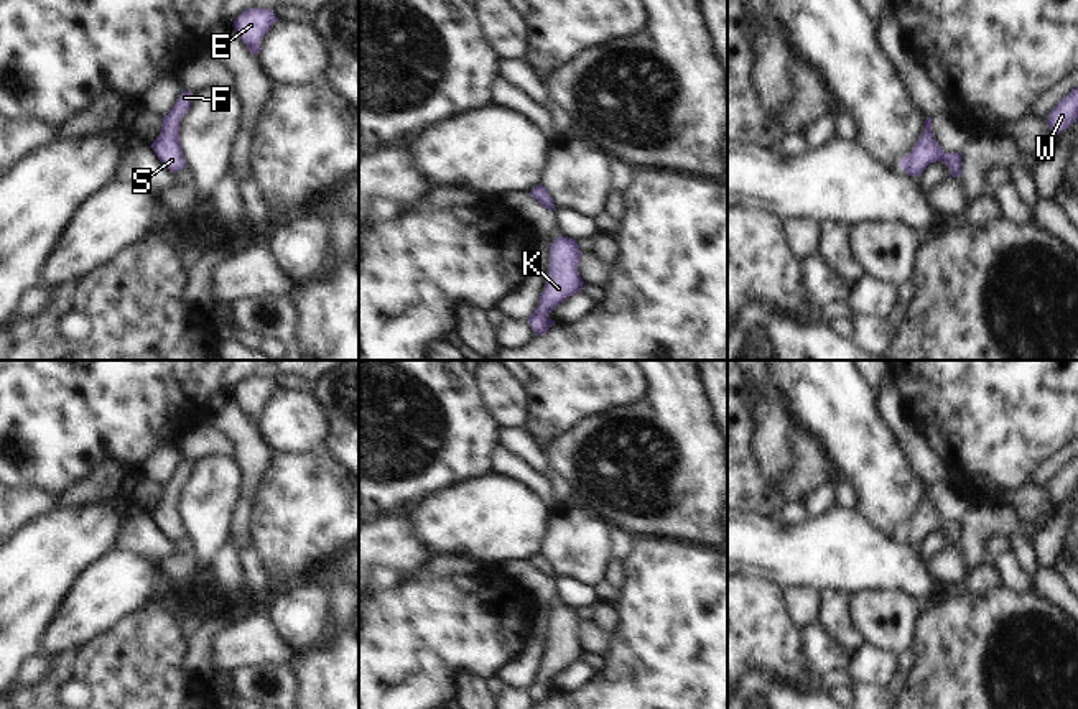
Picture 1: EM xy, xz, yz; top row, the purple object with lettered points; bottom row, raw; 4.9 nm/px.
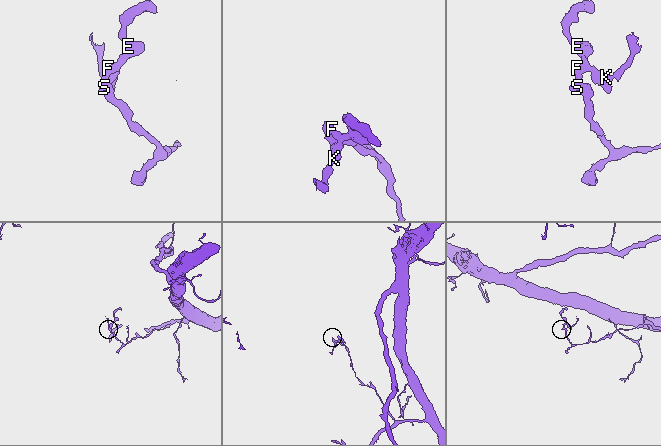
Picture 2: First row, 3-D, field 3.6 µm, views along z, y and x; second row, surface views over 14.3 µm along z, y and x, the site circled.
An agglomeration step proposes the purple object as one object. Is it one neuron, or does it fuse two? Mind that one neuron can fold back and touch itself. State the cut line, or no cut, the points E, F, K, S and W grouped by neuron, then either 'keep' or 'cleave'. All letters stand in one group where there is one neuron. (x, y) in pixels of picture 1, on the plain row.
no cut | E F K S W | keep

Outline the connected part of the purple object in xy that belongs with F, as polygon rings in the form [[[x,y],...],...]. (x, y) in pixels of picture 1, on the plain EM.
[[[183,459],[174,475],[163,485],[163,497],[156,508],[151,512],[158,528],[171,540],[176,541],[188,535],[183,517],[179,512],[179,490],[189,479],[194,462]]]

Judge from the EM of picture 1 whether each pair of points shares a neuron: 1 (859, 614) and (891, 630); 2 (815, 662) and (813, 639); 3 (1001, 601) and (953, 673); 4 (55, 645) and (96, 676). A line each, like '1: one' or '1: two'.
1: one
2: one
3: one
4: two

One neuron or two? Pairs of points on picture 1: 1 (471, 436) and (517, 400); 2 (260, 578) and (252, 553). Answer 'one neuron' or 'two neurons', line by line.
1: two neurons
2: one neuron

